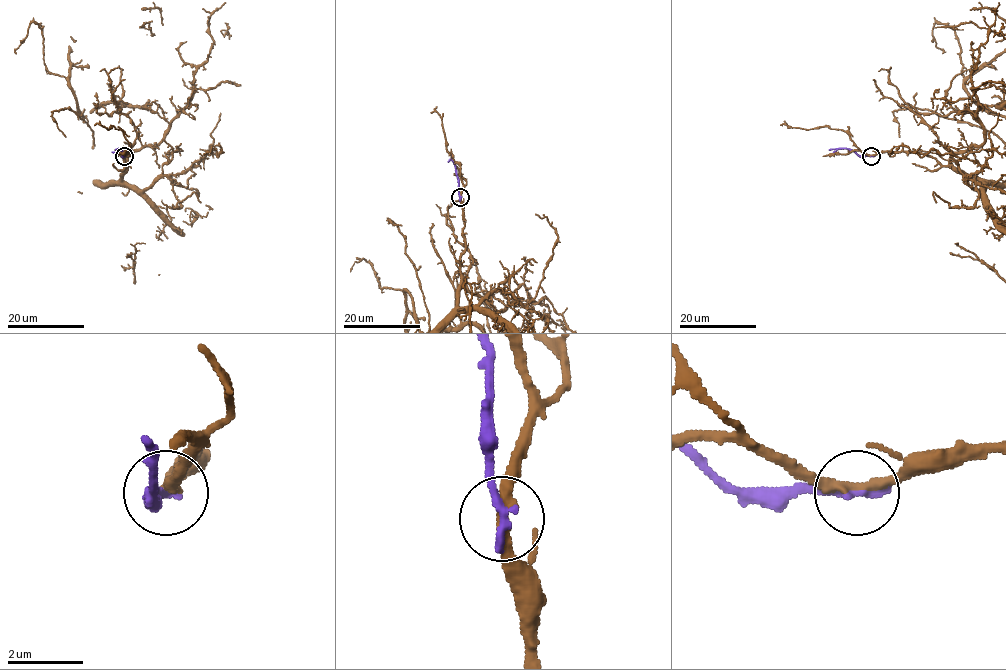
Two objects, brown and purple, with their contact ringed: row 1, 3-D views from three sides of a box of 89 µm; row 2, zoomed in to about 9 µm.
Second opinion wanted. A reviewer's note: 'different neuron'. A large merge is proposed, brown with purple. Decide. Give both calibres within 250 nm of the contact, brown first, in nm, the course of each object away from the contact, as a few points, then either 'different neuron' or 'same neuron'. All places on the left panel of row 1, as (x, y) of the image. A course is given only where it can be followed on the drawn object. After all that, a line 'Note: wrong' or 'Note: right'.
280 nm thick on the brown side, 280 nm on the other; purple runs (124, 155), (119, 149), (111, 151); different neuron
Note: right

